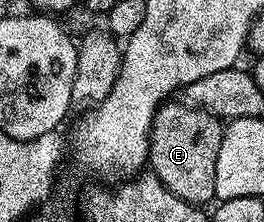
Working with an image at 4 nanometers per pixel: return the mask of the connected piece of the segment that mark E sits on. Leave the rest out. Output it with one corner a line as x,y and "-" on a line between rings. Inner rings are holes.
185,101
173,102
163,103
154,114
154,124
150,127
149,170
185,203
213,204
216,199
216,157
220,157
223,120

